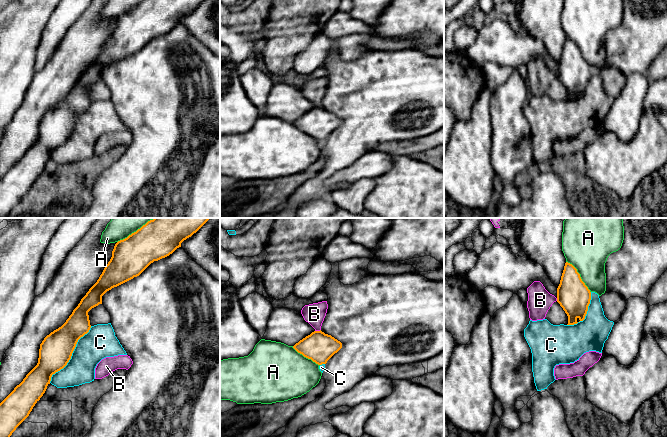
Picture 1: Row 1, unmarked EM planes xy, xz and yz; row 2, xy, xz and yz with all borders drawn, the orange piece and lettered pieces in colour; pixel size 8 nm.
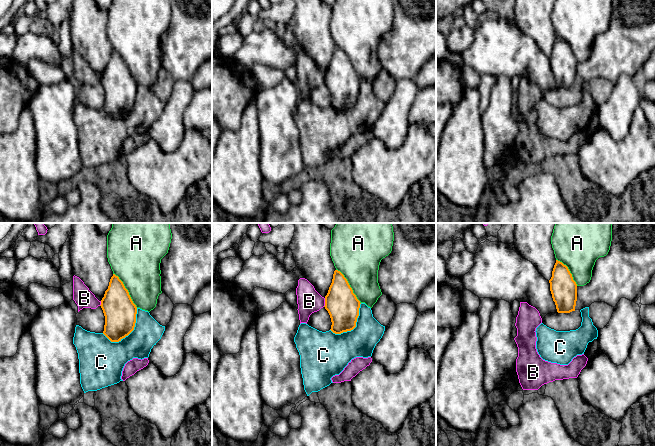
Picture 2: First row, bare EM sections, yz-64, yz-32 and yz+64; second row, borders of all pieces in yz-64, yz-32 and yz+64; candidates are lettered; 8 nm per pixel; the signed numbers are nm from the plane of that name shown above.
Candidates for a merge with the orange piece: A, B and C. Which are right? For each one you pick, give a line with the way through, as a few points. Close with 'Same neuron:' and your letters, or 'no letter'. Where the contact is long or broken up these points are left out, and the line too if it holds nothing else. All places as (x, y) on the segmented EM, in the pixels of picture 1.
Same neuron: no letter

